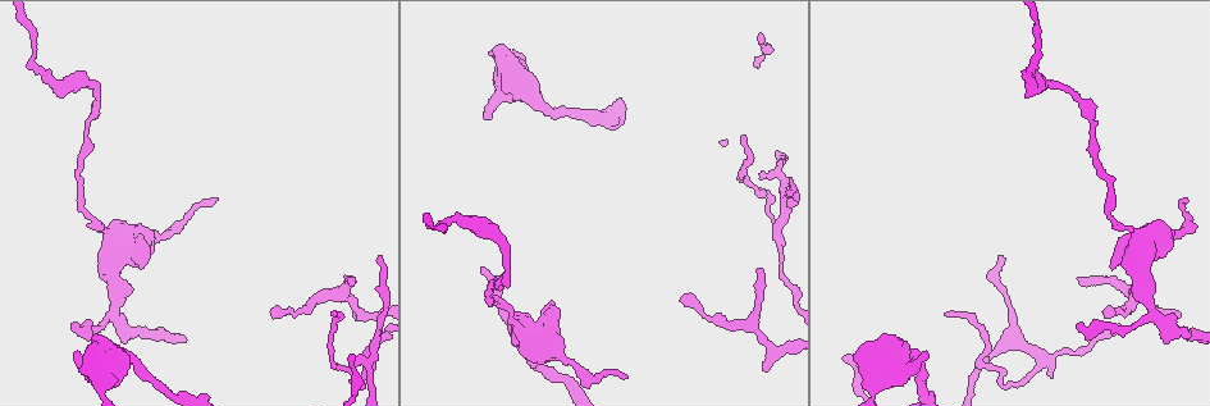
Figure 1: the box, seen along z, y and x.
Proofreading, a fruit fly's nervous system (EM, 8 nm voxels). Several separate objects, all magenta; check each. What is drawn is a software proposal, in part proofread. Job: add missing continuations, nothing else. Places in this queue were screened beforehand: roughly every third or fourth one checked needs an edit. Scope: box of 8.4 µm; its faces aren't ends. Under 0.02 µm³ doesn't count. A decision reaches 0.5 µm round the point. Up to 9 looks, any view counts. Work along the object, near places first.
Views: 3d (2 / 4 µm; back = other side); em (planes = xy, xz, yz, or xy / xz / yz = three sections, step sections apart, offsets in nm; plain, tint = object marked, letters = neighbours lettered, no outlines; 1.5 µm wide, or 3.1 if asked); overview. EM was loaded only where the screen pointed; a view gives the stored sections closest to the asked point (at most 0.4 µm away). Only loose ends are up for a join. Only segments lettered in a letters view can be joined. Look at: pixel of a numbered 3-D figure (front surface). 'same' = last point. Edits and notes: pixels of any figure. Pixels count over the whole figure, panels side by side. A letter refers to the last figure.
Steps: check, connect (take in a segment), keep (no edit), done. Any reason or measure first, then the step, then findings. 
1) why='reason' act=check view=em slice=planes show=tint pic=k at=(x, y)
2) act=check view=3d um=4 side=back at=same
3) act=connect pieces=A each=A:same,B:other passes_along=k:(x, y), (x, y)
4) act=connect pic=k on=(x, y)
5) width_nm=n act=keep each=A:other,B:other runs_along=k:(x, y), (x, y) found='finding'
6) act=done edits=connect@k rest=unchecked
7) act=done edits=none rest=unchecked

why='thin end' act=check view=3d um=4 pic=1 at=(272, 315)

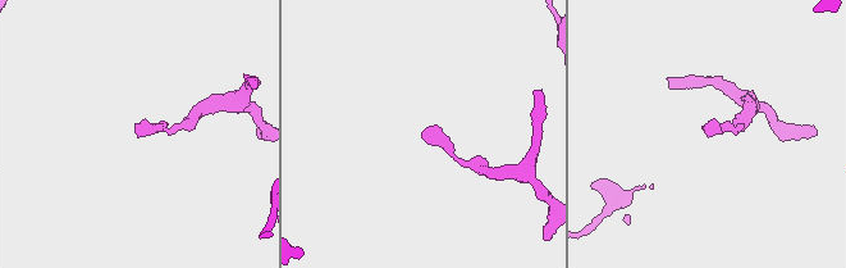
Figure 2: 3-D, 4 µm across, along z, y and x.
act=check view=em slice=xy step=8 show=tint pic=2 at=(709, 133)

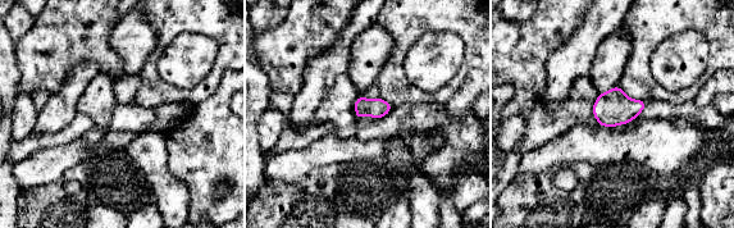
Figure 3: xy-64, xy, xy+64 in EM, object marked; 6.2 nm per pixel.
act=check view=em slice=planes show=letters at=same

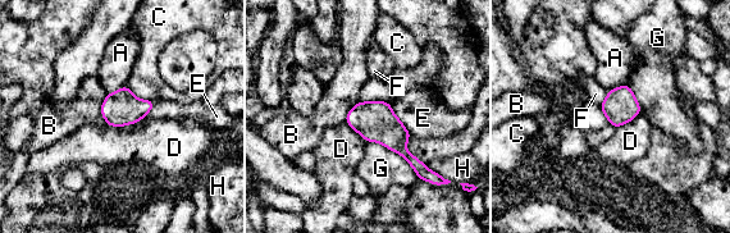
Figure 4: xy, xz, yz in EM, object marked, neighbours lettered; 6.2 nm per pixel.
act=keep each=A:other,B:other,C:other,D:other,E:other,F:other,G:other,H:other border=4:(640, 110), (630, 120), (615, 128) found='no lettered segment goes on from it'

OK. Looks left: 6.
why='an open end' act=check view=em slice=planes show=letters pic=1 at=(1077, 277)

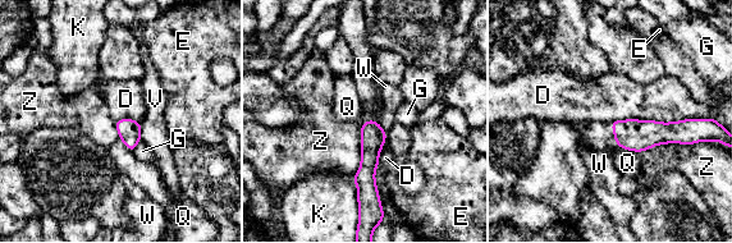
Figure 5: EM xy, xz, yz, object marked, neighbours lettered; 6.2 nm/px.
width_nm=140 longest_contact=D:550nm act=keep each=D:other,E:other,G:other,K:other,Q:other,V:other,W:other,Z:other found='no lettered segment goes on from it'

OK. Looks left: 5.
why='end of a long branch' act=check view=3d um=4 pic=1 at=(330, 314)

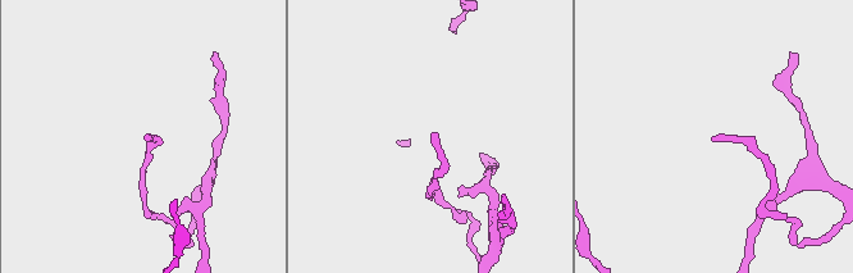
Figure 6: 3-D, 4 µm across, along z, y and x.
why='now the EM' act=check view=em slice=planes show=letters pic=6 at=(712, 140)

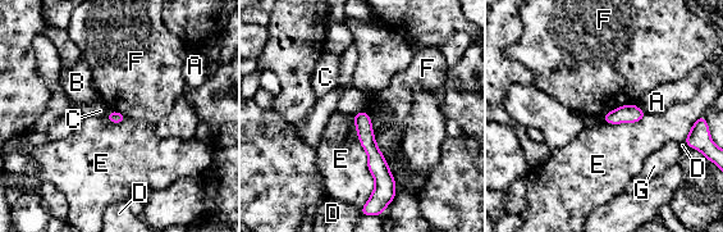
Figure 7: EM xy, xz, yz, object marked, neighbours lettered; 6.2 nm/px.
act=keep each=A:other,B:other,C:other,D:other,E:other,F:other,G:other border=7:(352, 117), (374, 178), (365, 205) found='no lettered segment goes on from it'

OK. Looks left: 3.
why='branch stops here' act=check view=3d um=4 pic=1 at=(491, 119)

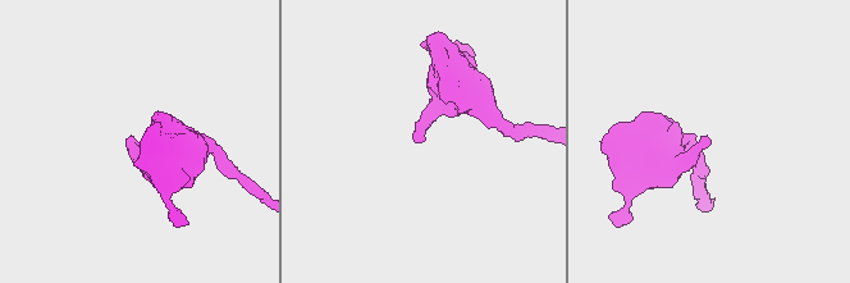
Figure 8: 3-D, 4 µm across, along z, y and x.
why='now the EM' act=check view=em slice=xz step=4 show=letters pic=8 at=(131, 139)

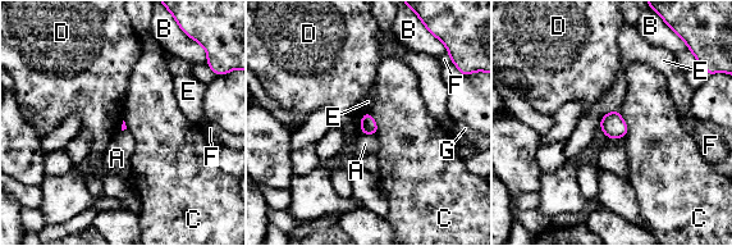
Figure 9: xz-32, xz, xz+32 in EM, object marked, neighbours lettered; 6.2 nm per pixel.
longest_contact=C:180nm act=keep each=A:other,B:other,C:other,D:other,E:other,F:other,G:other found='no lettered segment goes on from it'

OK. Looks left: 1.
act=done edits=none rest=unchecked

